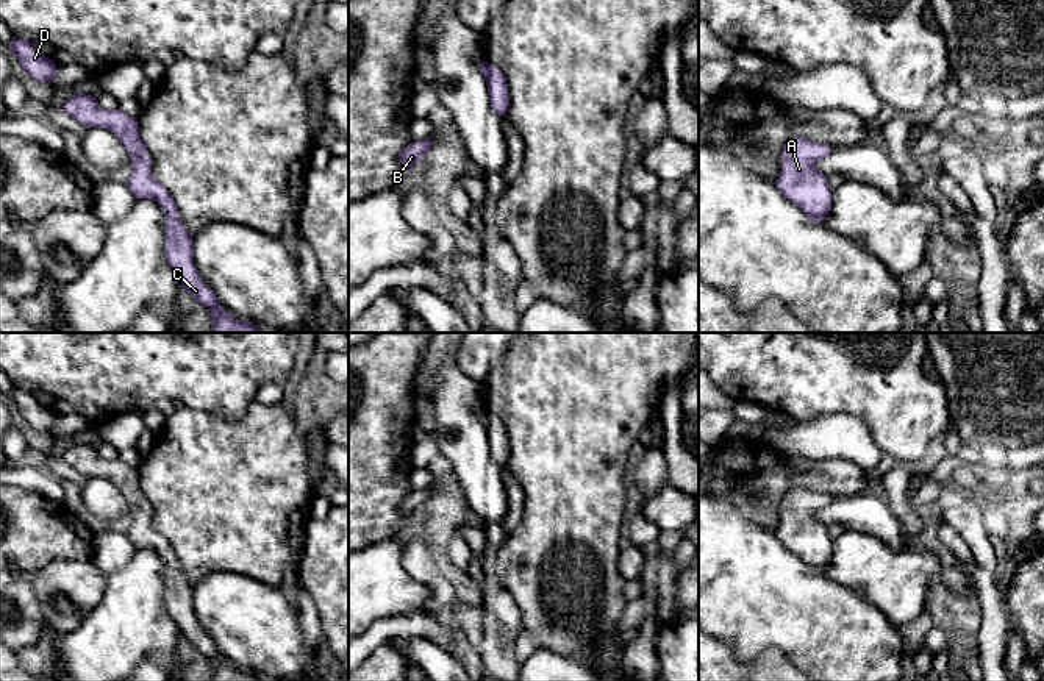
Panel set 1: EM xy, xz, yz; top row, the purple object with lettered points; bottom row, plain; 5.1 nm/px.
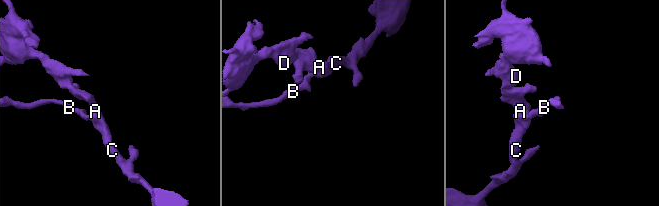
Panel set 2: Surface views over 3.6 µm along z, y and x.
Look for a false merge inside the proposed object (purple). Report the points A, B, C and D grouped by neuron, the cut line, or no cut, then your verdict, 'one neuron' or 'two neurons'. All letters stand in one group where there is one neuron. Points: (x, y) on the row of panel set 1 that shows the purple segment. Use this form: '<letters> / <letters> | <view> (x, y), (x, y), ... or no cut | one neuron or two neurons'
A B C D | no cut | one neuron

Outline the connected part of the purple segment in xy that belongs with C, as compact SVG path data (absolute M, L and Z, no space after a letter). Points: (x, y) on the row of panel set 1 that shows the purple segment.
M75 92L61 106L69 116L83 123L86 128L100 127L109 130L127 148L131 156L131 175L127 186L139 198L155 200L166 217L166 244L164 255L167 264L178 275L183 289L200 305L209 309L214 333L263 333L250 322L242 322L225 311L214 294L205 283L194 264L192 236L180 220L177 205L169 191L152 176L152 156L139 136L139 122L120 109L103 109L97 98L83 92Z

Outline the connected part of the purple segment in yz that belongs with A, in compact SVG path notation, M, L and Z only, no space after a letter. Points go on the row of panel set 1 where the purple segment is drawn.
M796 136L781 152L781 170L774 184L810 222L822 222L831 206L833 191L827 176L816 167L830 150L825 144Z

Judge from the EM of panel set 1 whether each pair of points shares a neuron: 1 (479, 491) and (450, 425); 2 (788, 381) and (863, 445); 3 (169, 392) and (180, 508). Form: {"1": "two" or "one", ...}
{"1": "one", "2": "two", "3": "two"}

